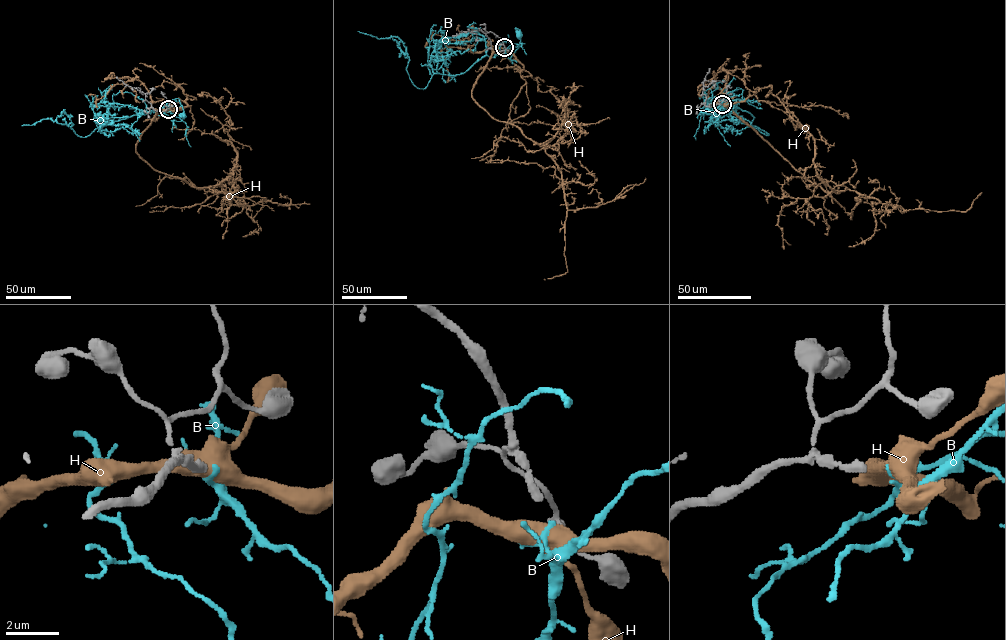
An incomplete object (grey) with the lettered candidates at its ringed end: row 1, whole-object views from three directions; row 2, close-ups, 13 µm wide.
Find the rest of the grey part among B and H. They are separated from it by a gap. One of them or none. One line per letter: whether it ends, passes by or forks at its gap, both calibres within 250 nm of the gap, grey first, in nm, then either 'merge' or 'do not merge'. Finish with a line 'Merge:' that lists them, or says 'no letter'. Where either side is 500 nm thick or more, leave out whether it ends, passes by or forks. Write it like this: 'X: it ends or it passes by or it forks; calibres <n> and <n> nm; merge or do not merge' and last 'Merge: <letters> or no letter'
B: it passes by; calibres 320 and 120 nm; do not merge
H: calibres 320 and 550 nm; do not merge
Merge: no letter

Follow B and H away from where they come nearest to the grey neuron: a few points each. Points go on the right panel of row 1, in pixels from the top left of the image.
B: (723, 104), (734, 93), (729, 92), (718, 107), (706, 110)
H: (723, 104), (809, 181), (833, 192), (816, 173), (814, 138), (771, 93), (771, 84), (756, 88), (760, 90)

